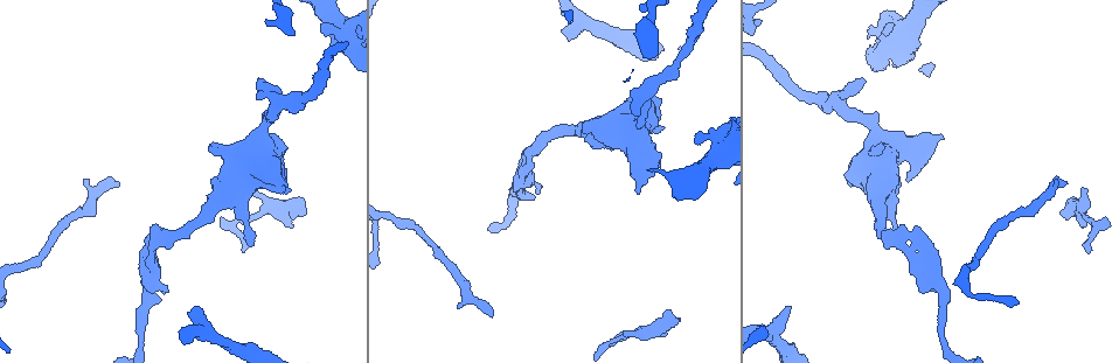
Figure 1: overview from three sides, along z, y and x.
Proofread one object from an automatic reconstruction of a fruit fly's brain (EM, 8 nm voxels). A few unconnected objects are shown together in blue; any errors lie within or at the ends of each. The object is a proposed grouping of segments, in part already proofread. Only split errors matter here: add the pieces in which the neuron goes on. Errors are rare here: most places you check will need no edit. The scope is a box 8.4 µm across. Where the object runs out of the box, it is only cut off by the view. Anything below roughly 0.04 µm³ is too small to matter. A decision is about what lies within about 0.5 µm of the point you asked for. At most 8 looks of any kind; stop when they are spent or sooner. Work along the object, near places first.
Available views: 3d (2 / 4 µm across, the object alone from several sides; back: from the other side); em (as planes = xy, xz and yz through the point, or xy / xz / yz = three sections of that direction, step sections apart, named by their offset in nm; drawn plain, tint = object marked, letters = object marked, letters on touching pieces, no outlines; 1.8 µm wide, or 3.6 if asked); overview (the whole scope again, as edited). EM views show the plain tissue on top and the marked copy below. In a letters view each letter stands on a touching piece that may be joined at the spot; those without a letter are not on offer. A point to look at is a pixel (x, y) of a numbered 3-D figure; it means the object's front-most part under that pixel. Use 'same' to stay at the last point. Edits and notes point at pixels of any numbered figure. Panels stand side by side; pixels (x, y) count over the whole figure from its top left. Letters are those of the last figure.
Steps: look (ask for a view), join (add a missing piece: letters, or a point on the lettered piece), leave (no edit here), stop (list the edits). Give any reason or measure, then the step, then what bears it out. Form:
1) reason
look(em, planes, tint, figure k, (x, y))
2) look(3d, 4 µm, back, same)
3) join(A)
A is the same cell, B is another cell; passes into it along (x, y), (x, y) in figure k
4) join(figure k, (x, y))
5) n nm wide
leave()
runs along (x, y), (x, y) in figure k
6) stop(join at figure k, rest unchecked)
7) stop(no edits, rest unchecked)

free end
look(em, xz, step 16, tint, figure 1, (1083, 228))

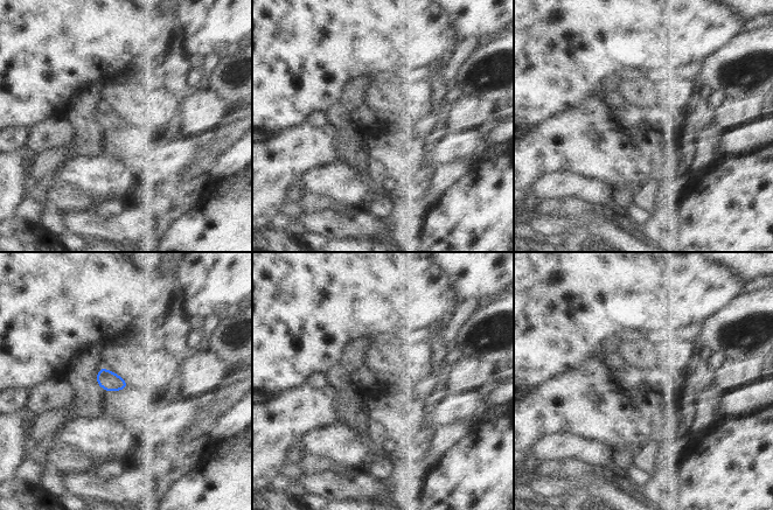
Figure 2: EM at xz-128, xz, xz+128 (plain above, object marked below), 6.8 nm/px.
look(em, planes, letters, same)

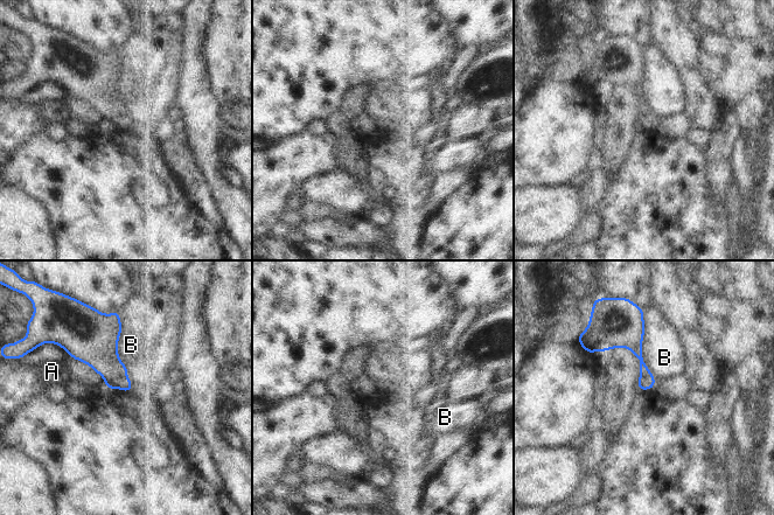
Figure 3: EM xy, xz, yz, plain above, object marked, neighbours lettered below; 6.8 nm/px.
B touches over 360 nm
leave()
A and B are other cells; runs along (591, 347), (627, 341), (650, 384) in figure 3; no lettered piece goes on from it

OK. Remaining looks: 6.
an open end
look(3d, 2 µm, figure 1, (247, 244))

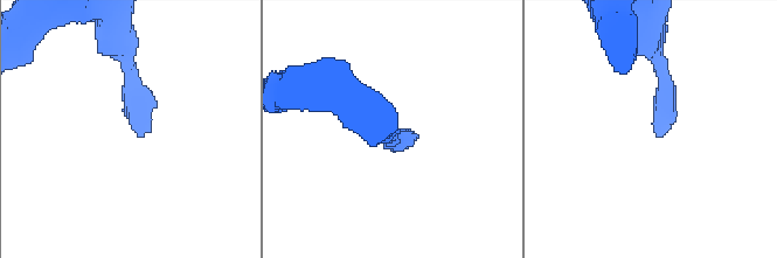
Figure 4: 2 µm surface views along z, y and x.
look(em, planes, letters, figure 4, (139, 134))

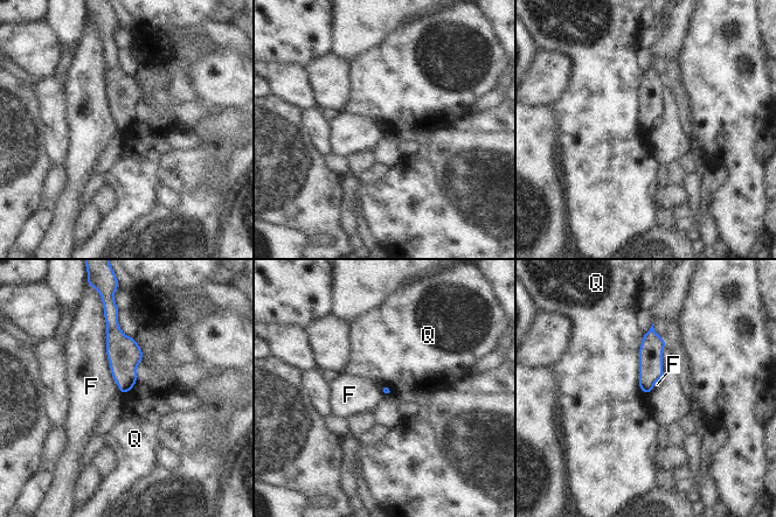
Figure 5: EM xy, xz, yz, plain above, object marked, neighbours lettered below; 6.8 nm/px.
leave()
F and Q are other cells; border along (103, 312), (105, 355), (119, 390) in figure 5; none of them fits

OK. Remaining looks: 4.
free end
look(em, planes, letters, figure 1, (193, 308))

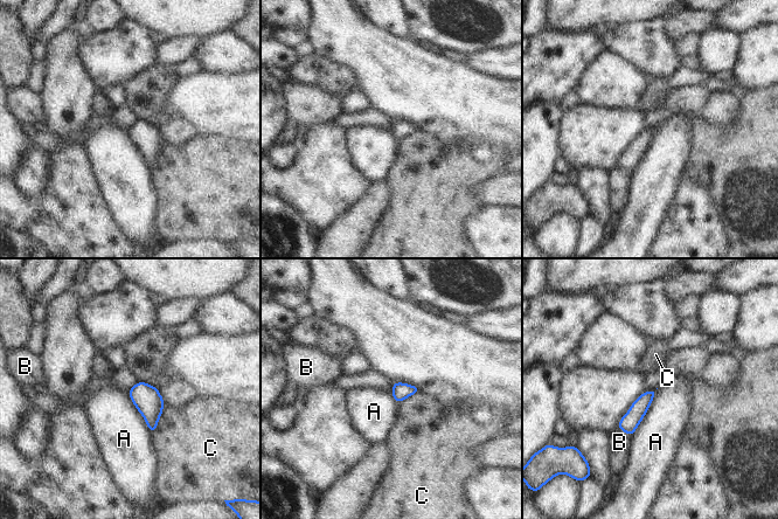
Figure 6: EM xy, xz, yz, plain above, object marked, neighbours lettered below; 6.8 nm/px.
leave()
A, B and C are other cells; border along (658, 388), (648, 410), (631, 436) in figure 6; no lettered piece goes on from it

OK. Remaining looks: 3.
stop(no edits, rest unchecked)

